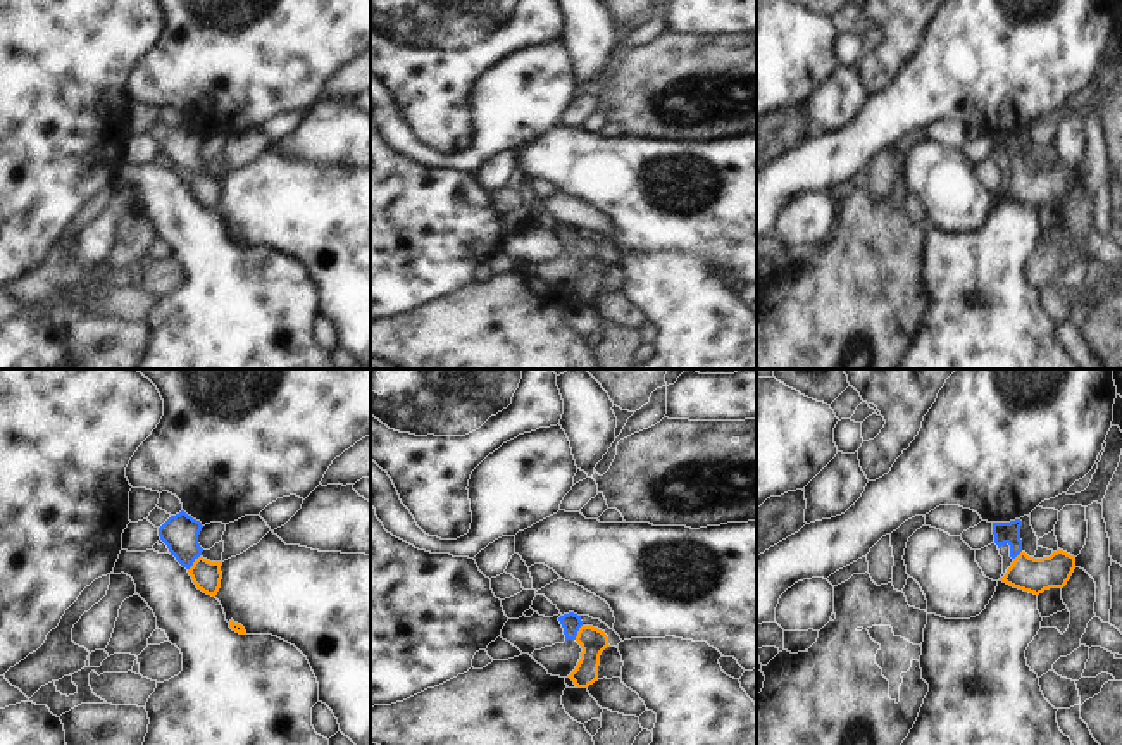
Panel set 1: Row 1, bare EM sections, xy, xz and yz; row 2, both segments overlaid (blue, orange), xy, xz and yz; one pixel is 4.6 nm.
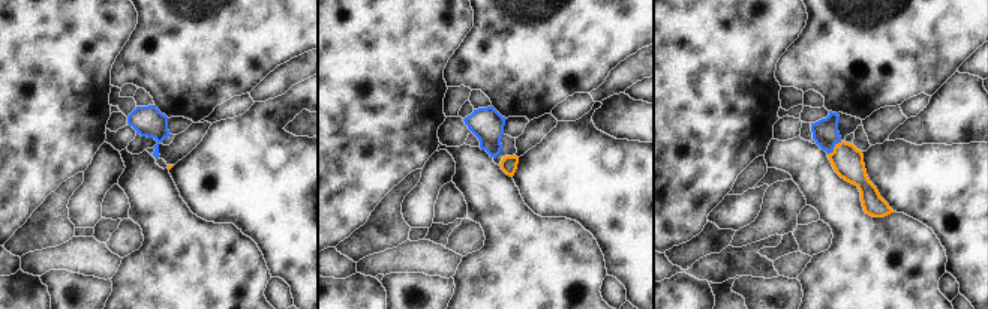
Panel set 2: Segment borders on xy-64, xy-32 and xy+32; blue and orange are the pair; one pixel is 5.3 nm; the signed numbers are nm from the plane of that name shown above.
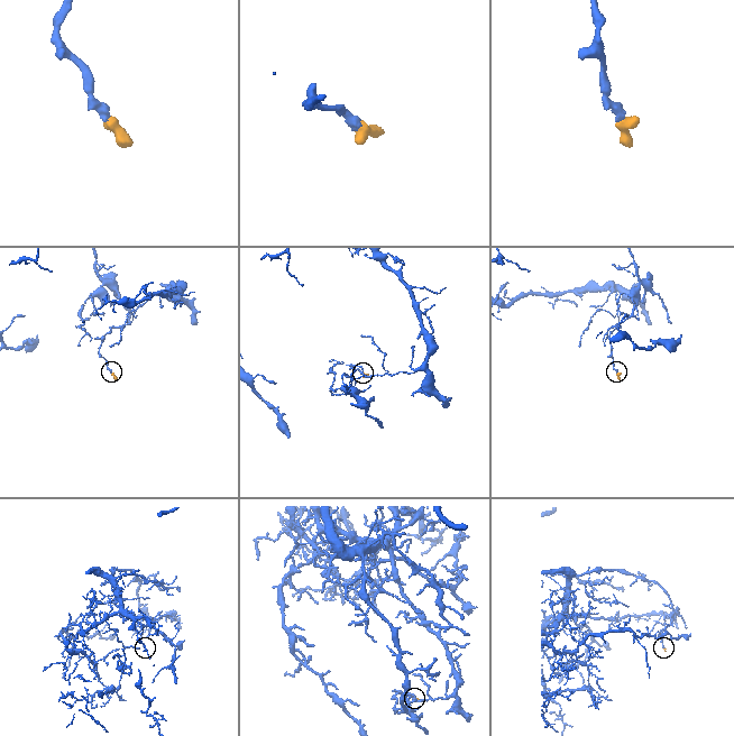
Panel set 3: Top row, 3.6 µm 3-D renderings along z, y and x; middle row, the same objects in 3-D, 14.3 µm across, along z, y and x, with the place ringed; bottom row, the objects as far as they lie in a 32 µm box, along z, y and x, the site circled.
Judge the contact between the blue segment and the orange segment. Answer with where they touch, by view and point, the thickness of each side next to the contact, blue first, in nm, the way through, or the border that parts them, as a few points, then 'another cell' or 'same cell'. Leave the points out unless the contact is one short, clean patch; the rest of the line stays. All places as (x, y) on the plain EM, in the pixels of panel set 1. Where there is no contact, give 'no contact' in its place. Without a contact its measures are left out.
contact xy (193, 175); calibres 170 and 140 nm; way xy (180, 147), (193, 175), (205, 188); same cell

